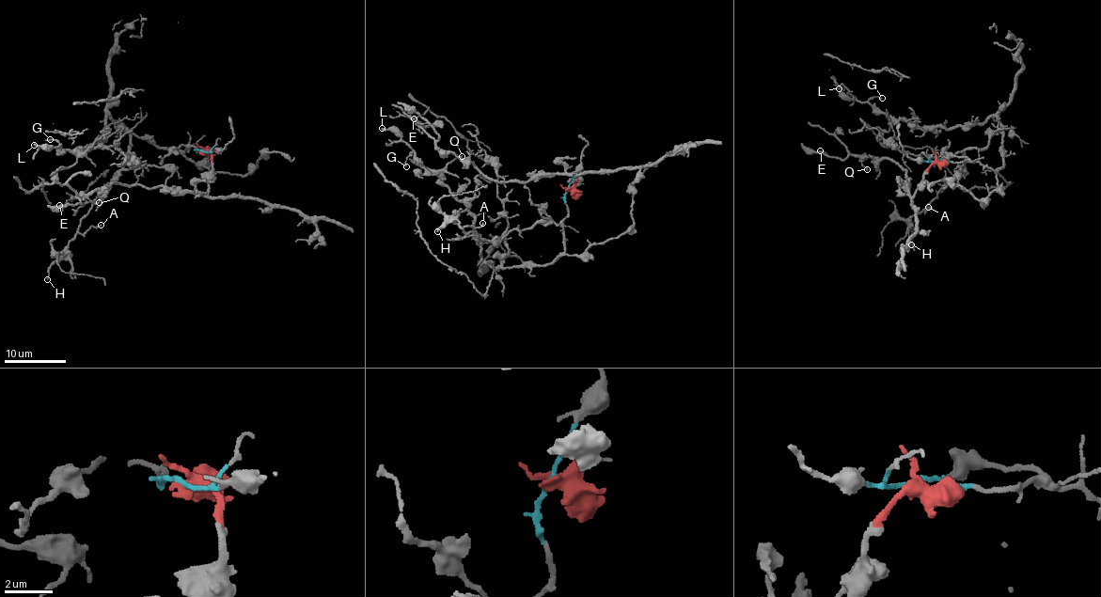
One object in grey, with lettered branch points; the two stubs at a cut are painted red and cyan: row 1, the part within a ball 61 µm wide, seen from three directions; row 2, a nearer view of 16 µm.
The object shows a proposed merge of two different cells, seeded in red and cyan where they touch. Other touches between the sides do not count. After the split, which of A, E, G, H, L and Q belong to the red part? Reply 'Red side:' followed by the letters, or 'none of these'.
Red side: E, Q

